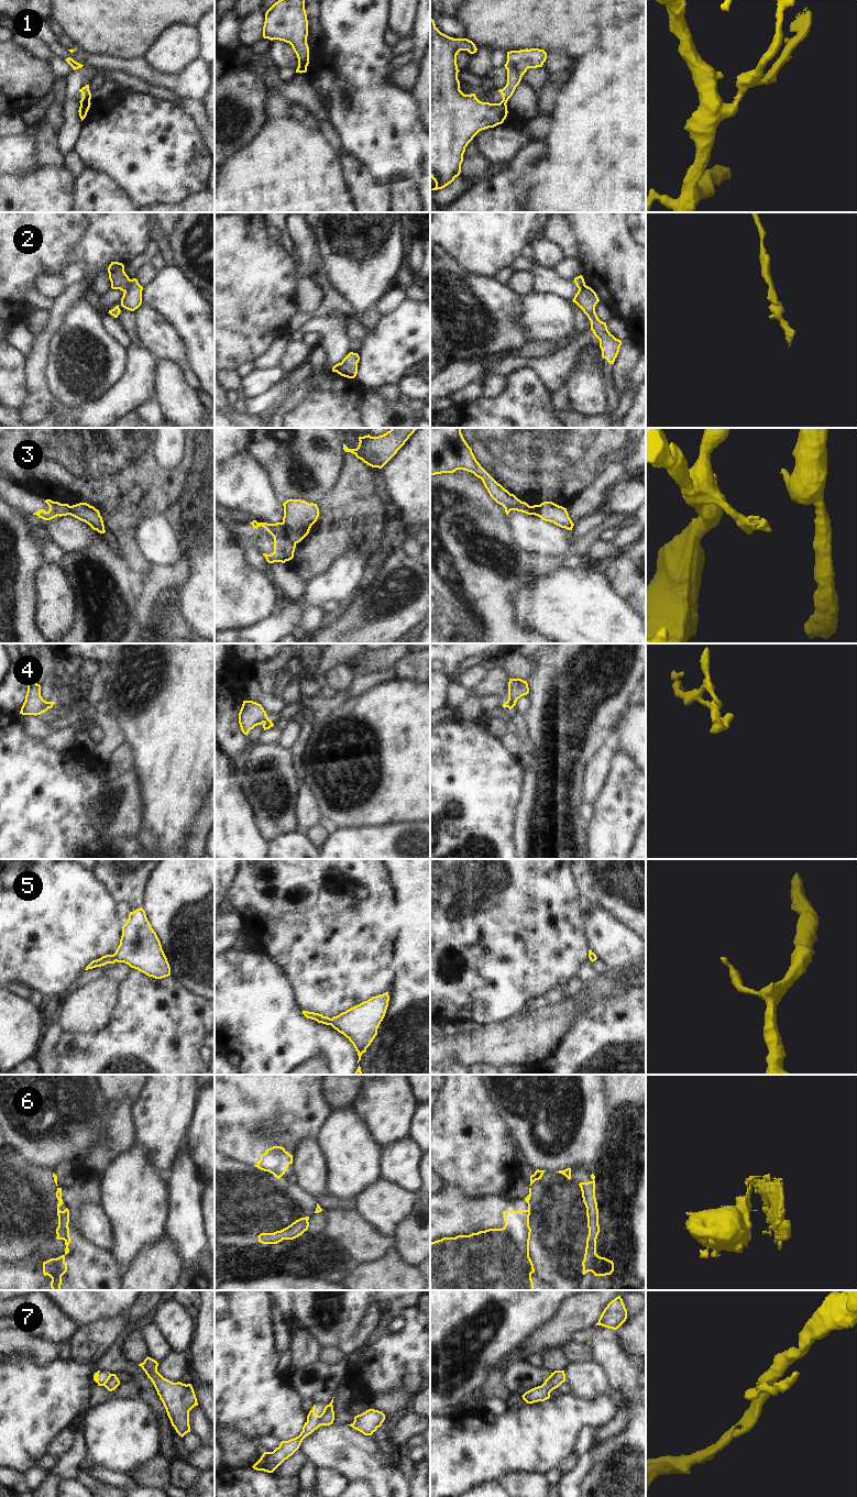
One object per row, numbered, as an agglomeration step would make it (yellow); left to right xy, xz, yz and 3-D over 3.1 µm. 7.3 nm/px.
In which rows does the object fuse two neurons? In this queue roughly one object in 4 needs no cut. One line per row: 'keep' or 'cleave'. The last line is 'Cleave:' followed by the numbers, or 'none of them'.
1: cleave
2: cleave
3: cleave
4: cleave
5: keep
6: cleave
7: cleave
Cleave: 1, 2, 3, 4, 6, 7

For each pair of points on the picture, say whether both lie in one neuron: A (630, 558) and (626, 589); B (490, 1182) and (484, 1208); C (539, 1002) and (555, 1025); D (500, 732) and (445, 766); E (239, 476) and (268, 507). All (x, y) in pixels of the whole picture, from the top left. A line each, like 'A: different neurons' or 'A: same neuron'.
A: same neuron
B: different neurons
C: different neurons
D: different neurons
E: same neuron

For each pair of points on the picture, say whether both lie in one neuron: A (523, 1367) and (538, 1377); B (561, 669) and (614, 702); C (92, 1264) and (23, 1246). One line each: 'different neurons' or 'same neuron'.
A: same neuron
B: same neuron
C: different neurons

